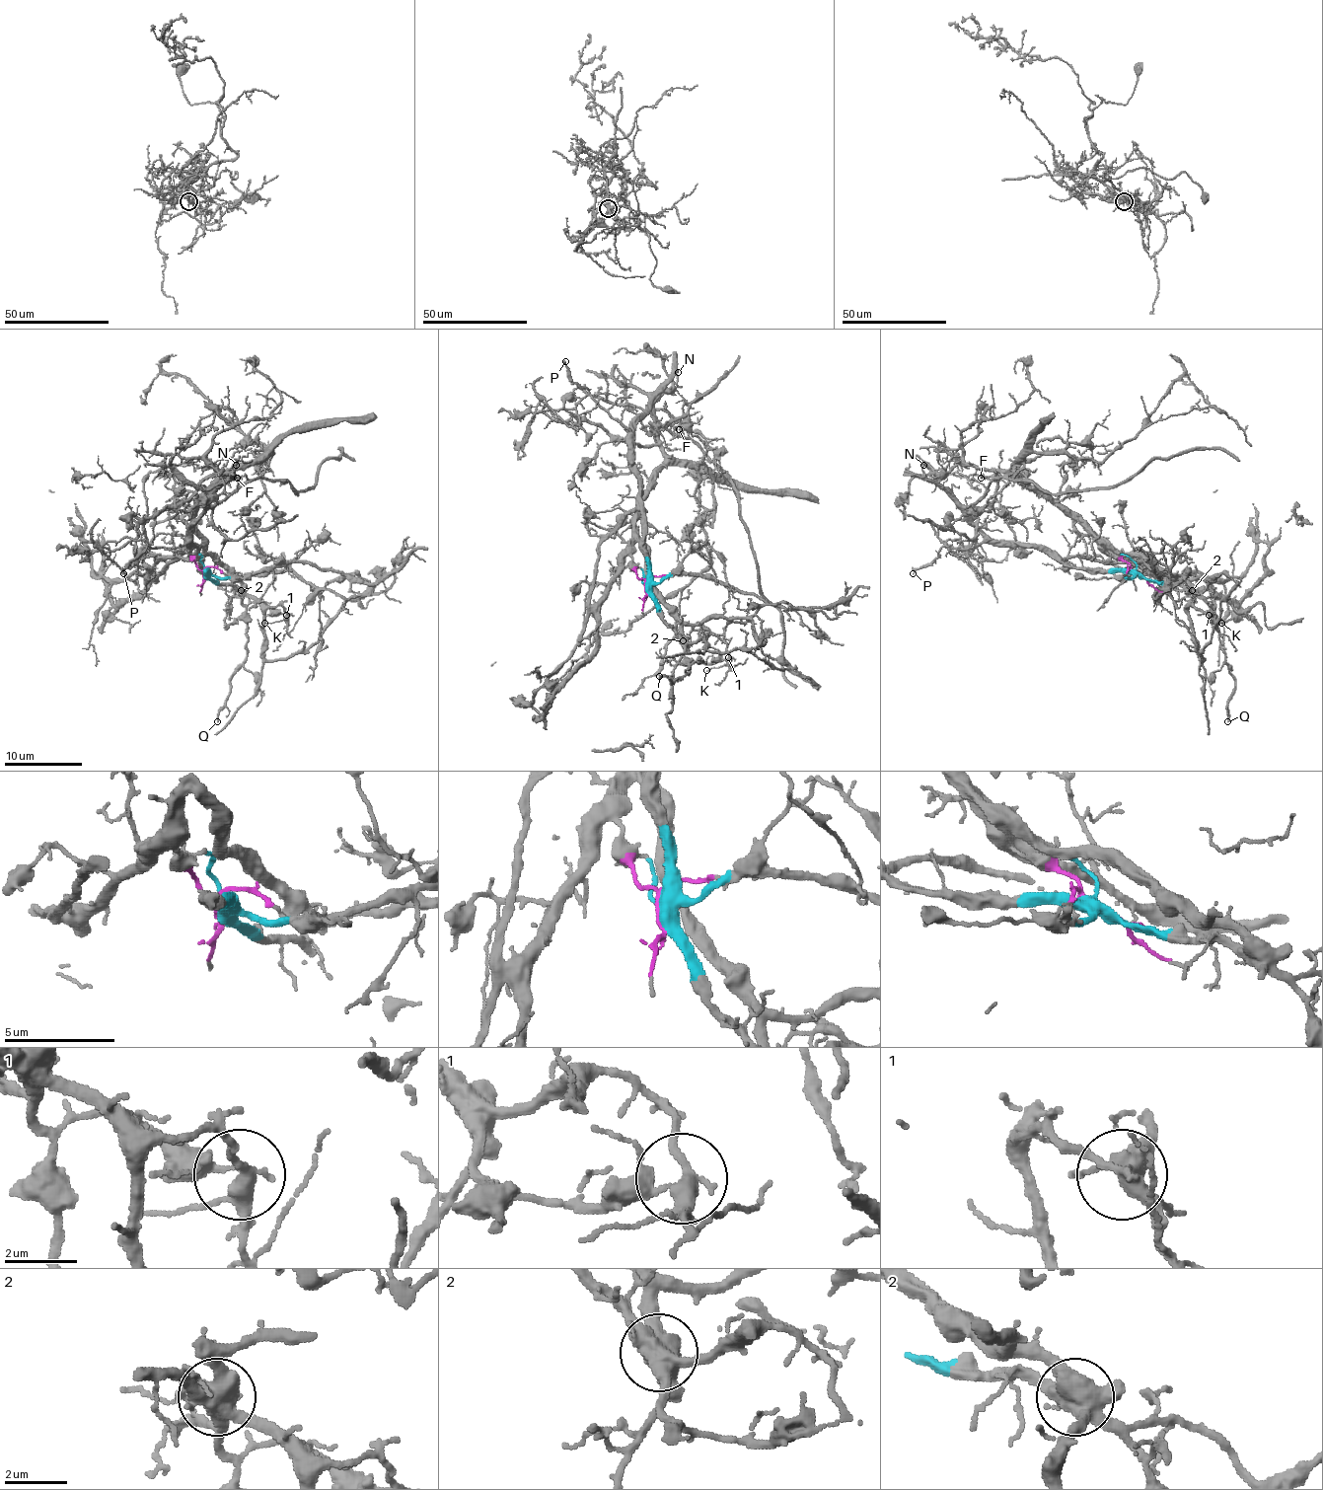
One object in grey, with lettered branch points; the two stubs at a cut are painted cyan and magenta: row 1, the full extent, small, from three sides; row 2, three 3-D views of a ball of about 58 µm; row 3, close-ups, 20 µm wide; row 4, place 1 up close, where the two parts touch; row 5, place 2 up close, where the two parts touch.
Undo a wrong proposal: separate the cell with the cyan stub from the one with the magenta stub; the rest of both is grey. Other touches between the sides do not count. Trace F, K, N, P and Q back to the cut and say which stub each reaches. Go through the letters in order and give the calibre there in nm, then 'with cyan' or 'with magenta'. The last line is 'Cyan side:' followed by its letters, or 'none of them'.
F: calibre 150 nm; with cyan
K: calibre 100 nm; with cyan
N: calibre 110 nm; with cyan
P: calibre 180 nm; with cyan
Q: calibre 190 nm; with magenta
Cyan side: F, K, N, P

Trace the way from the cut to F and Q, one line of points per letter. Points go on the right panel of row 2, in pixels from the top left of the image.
F: (1139, 573), (1067, 567), (1035, 548), (993, 542), (966, 511), (986, 491), (990, 482), (980, 478)
Q: (1139, 573), (1113, 558), (1093, 532), (1119, 552), (1144, 558), (1181, 579), (1211, 609), (1234, 681), (1228, 722)

